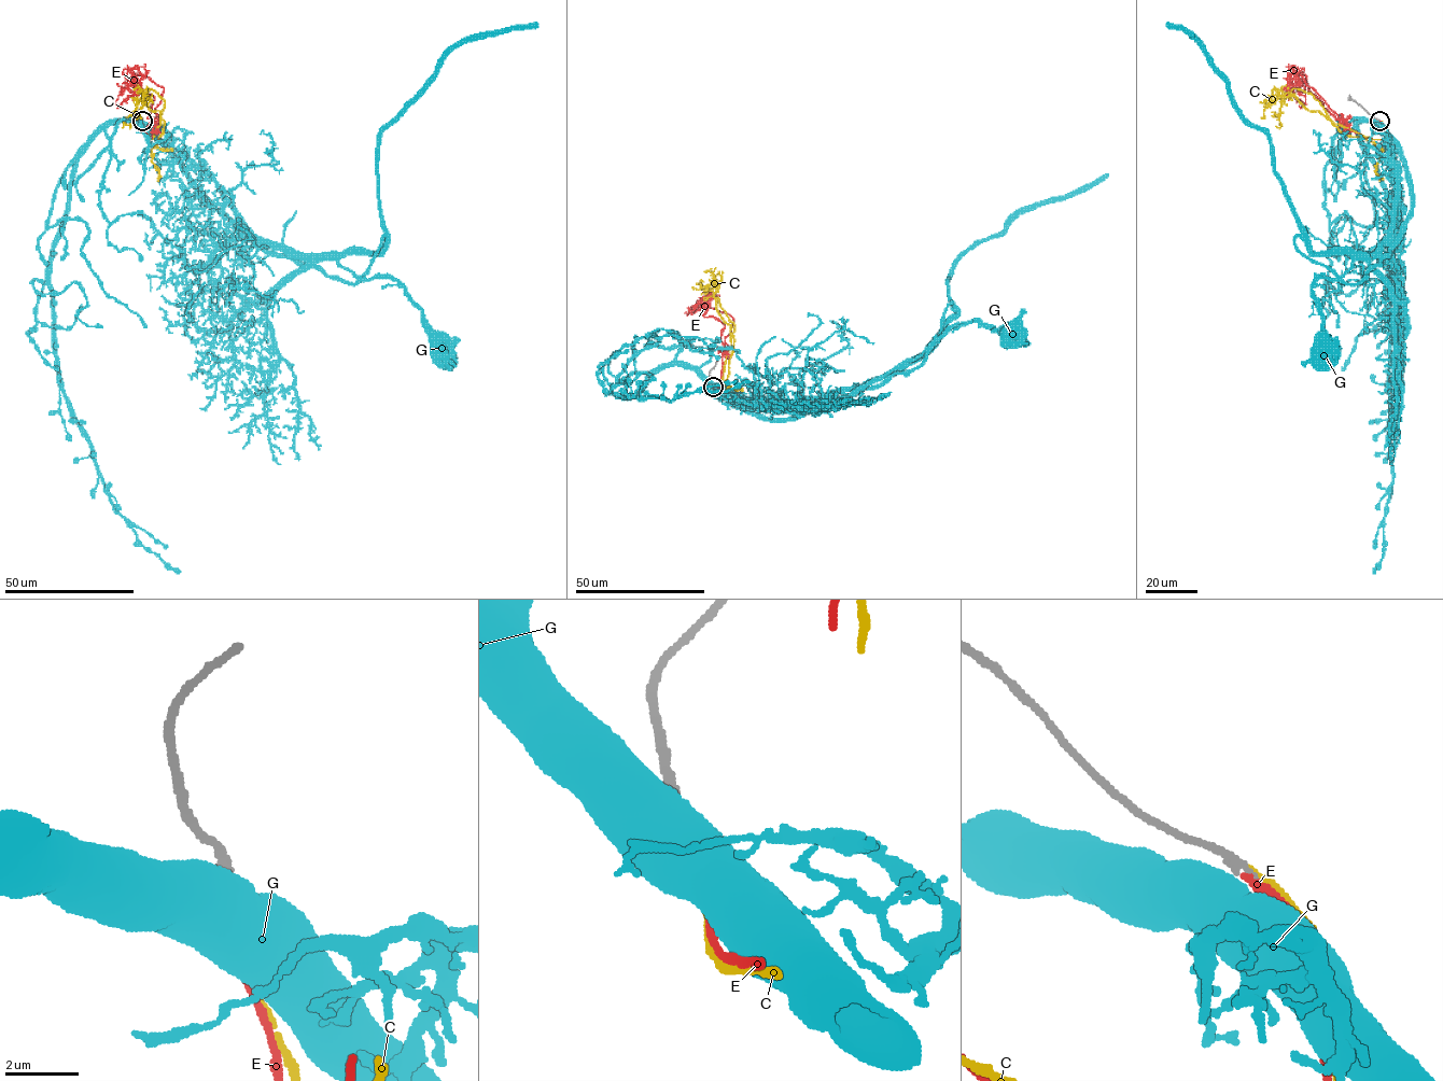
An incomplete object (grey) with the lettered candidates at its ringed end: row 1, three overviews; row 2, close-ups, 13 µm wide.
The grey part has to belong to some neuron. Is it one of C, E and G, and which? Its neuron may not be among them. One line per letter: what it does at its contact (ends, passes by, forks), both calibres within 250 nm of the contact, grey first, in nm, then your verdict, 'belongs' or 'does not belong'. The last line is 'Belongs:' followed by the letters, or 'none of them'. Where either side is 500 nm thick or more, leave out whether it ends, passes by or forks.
C: it ends there; 280 nm thick on the grey side, 200 nm on the other; belongs
E: it ends there; 280 nm thick on the grey side, 340 nm on the other; does not belong
G: 300 nm thick on the grey side, 750 nm on the other; does not belong
Belongs: C

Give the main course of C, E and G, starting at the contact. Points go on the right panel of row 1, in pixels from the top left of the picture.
C: (1380, 121), (1385, 137), (1371, 139), (1327, 117), (1344, 134), (1369, 140), (1381, 150), (1375, 172), (1383, 179)
E: (1380, 121), (1385, 137), (1380, 139), (1346, 129), (1302, 73), (1310, 92), (1336, 120), (1346, 121), (1349, 131)
G: (1378, 121), (1403, 160), (1412, 213), (1387, 254), (1316, 281), (1326, 354)

